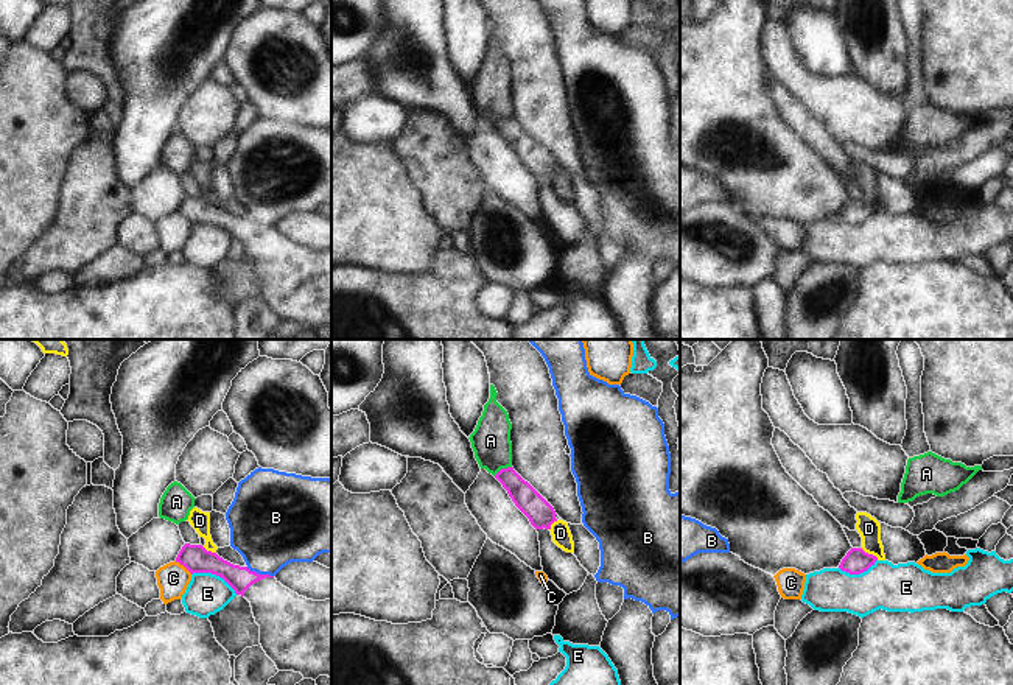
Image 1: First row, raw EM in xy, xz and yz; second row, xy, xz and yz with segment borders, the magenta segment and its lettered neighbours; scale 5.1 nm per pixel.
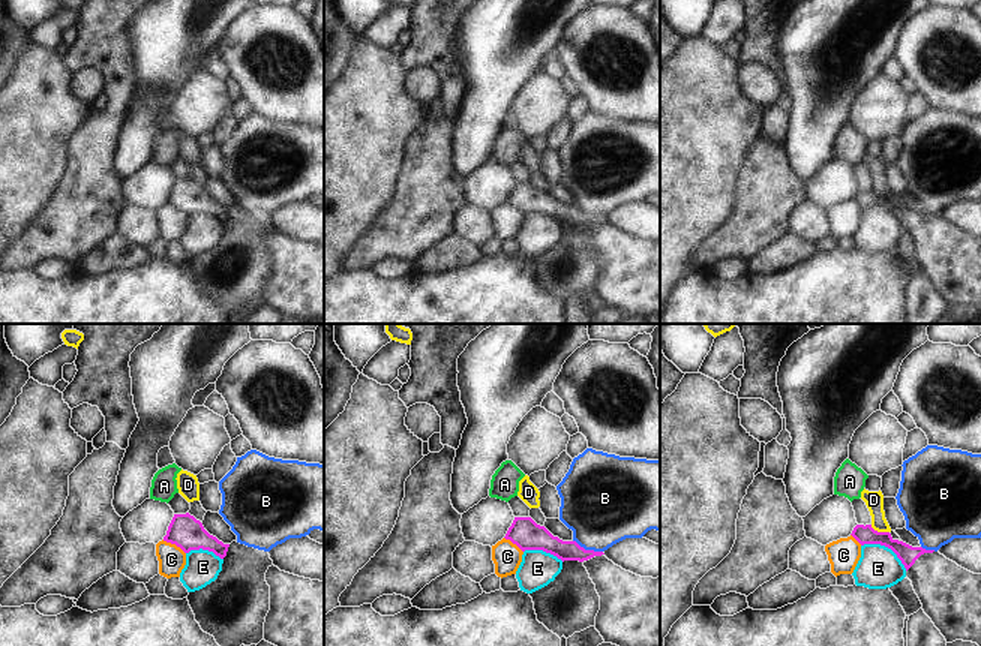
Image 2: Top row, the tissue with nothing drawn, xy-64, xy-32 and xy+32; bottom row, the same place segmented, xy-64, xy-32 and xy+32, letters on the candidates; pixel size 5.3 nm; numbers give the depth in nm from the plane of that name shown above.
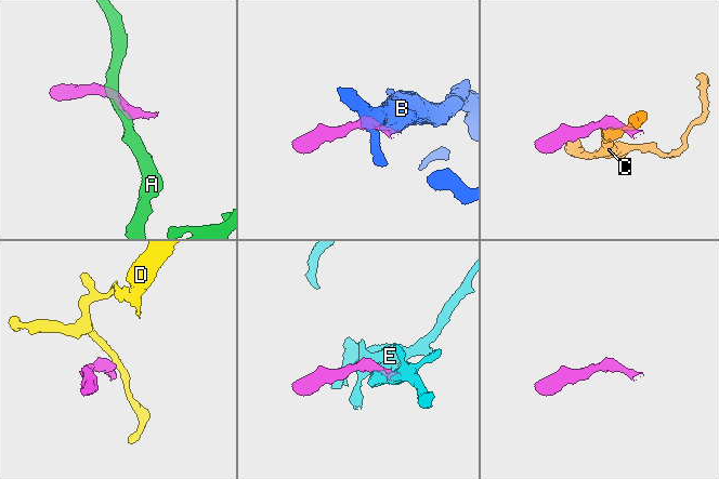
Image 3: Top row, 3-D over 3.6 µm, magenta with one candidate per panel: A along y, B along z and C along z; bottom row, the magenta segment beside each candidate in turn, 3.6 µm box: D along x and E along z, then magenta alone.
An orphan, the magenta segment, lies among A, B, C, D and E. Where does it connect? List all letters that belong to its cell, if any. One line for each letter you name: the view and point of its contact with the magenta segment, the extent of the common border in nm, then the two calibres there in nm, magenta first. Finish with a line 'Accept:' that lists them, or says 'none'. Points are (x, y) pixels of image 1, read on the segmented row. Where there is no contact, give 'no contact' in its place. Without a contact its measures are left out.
Accept: none

